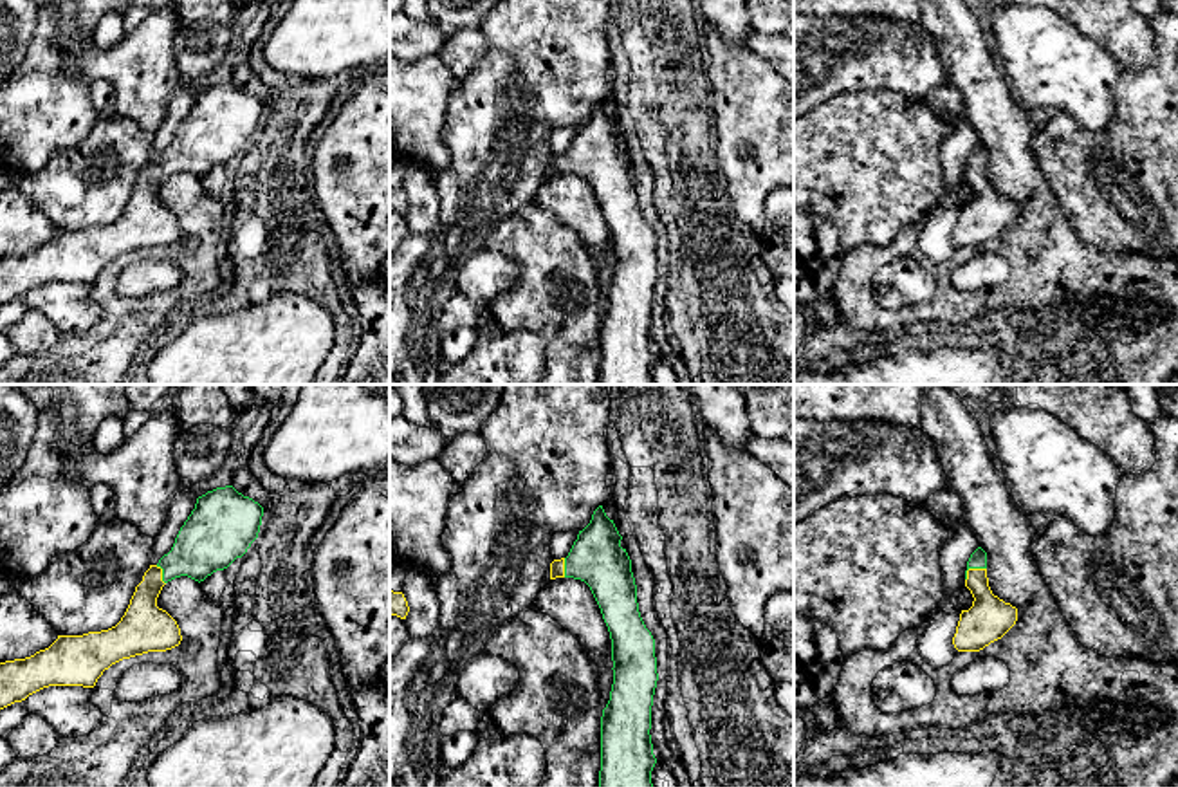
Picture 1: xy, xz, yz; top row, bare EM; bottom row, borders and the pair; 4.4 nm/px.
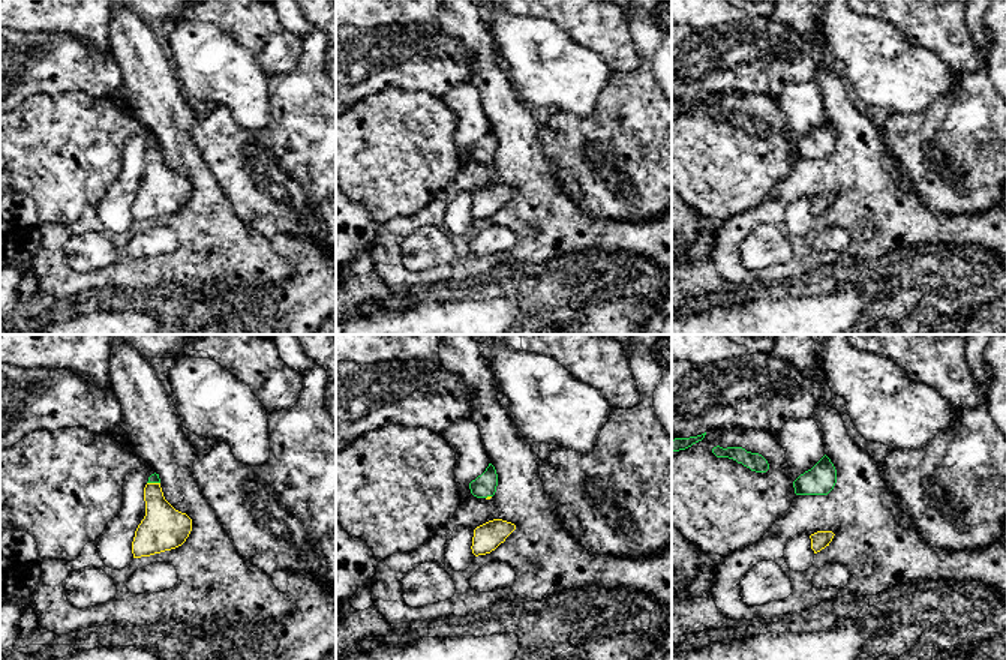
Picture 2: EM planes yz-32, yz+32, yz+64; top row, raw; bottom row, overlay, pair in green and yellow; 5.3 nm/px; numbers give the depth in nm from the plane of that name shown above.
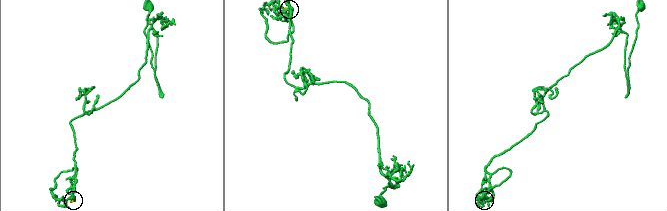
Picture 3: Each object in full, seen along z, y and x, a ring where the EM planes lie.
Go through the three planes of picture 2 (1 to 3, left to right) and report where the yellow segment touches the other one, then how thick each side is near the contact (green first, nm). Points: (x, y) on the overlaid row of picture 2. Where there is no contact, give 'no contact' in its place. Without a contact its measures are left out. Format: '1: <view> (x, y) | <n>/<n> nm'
1: yz-32 (153, 482) | 50/240 nm
2: yz+32 (488, 495) | 120/20 nm
3: no contact

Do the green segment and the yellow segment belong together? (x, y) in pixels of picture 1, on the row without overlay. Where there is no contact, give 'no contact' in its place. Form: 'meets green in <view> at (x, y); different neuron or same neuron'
meets green in yz at (971, 163); same neuron

